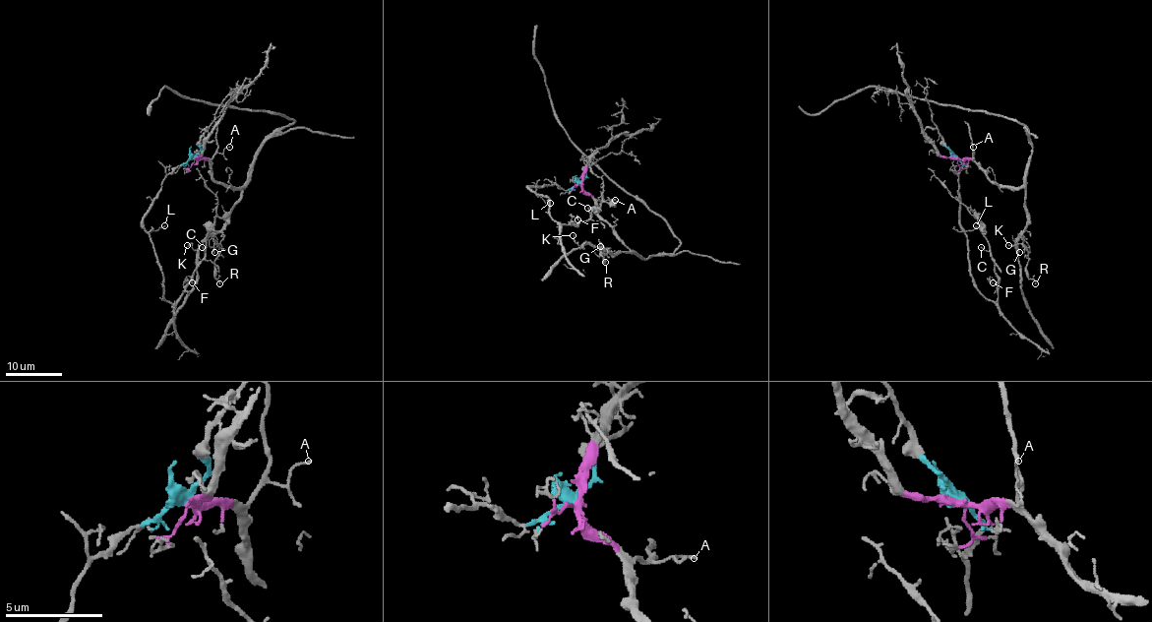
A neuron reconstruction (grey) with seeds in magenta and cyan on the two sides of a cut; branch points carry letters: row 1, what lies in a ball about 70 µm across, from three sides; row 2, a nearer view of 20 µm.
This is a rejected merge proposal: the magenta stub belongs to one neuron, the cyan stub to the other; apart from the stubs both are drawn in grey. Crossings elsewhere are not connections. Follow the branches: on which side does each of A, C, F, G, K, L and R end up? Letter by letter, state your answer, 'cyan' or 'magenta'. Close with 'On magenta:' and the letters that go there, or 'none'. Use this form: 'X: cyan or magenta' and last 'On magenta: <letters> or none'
A: magenta
C: cyan
F: cyan
G: magenta
K: magenta
L: cyan
R: magenta
On magenta: A, G, K, R

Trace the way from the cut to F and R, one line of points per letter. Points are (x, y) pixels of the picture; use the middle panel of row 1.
F: (581, 183), (567, 190), (529, 186), (549, 199), (549, 213), (556, 221), (578, 219)
R: (581, 183), (595, 203), (596, 213), (629, 249), (611, 253), (608, 248), (605, 255), (601, 253), (605, 262)

